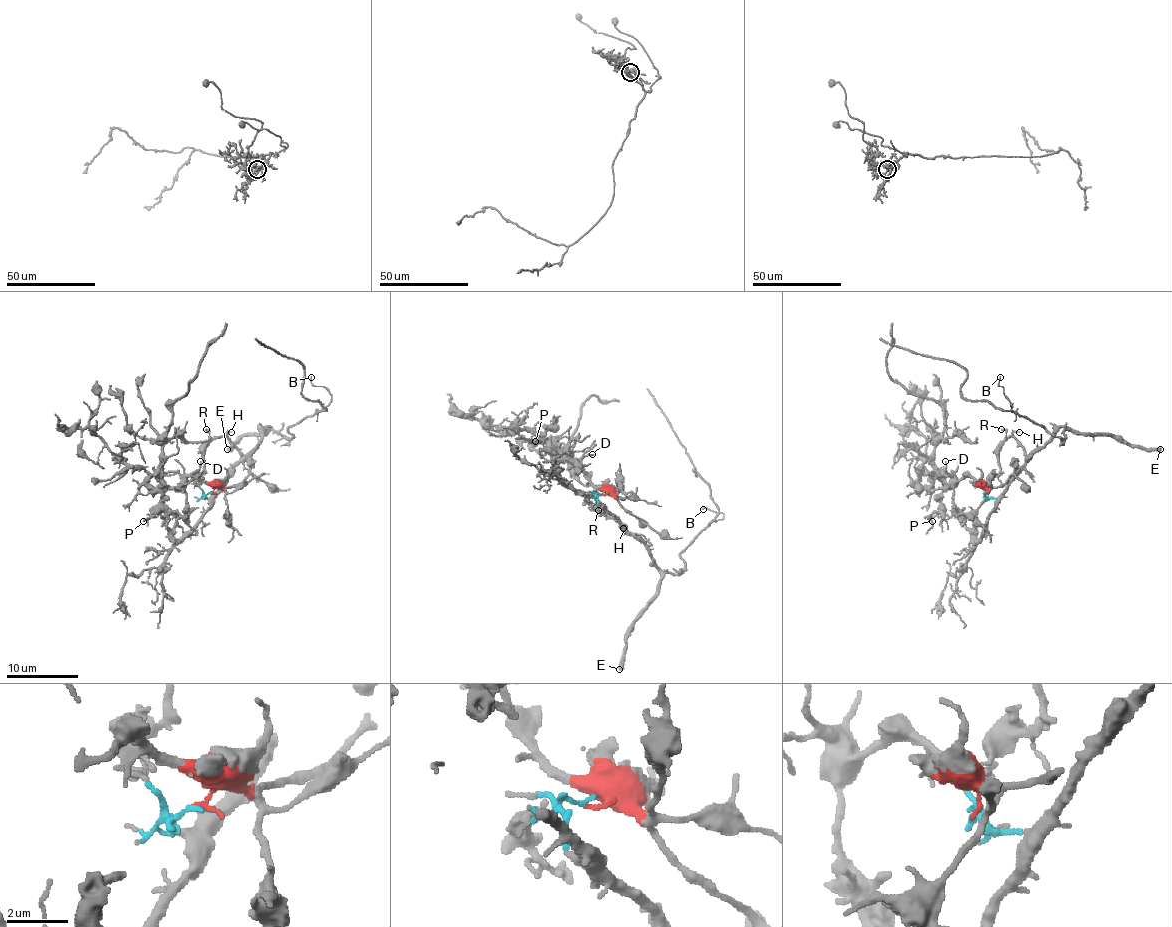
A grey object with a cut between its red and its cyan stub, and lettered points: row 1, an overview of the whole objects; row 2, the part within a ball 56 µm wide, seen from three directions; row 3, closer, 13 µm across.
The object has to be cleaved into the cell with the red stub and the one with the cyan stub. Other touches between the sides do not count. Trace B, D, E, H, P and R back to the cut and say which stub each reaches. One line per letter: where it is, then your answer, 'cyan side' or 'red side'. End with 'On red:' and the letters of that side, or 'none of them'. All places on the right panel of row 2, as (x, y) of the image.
B: (1000, 377) | cyan side
D: (945, 461) | red side
E: (1160, 449) | cyan side
H: (1019, 432) | cyan side
P: (932, 521) | red side
R: (1001, 429) | cyan side
On red: D, P

